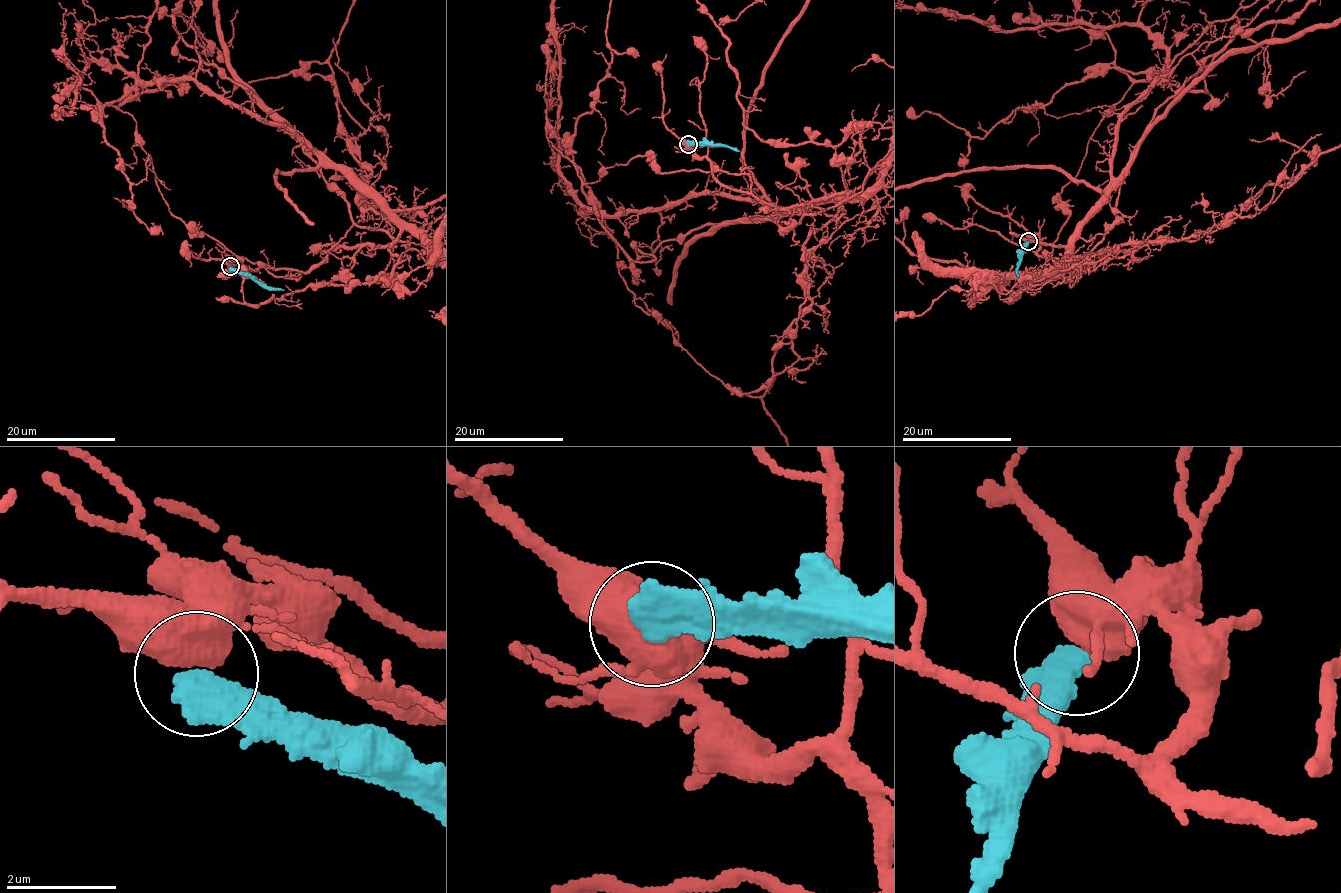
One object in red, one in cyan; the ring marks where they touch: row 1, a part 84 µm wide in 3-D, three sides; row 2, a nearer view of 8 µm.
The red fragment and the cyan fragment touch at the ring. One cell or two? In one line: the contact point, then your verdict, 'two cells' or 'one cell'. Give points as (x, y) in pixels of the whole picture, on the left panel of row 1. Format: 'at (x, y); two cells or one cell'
at (230, 266); two cells

